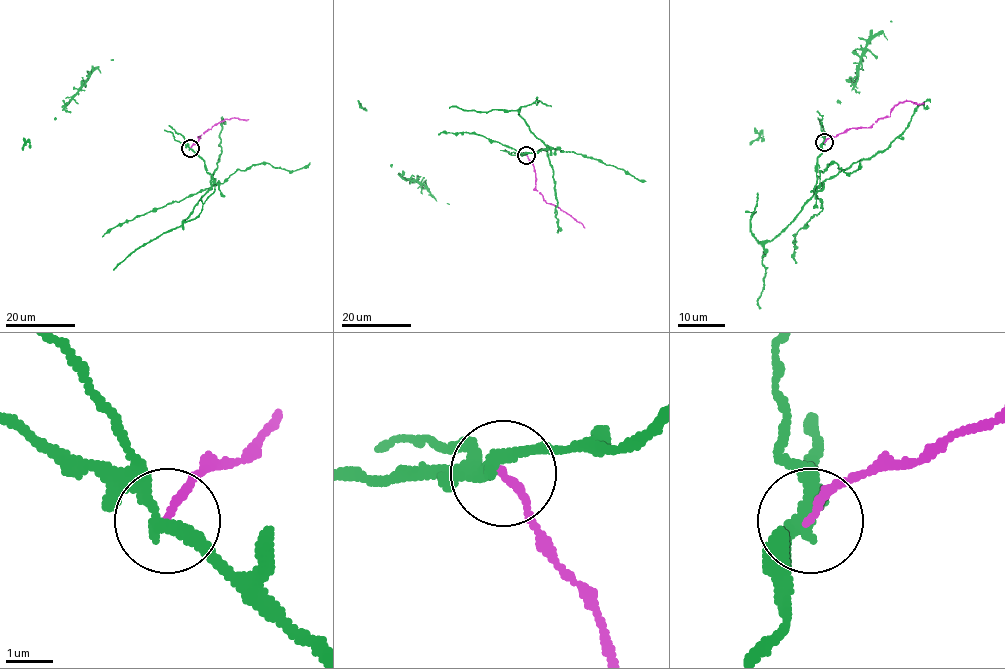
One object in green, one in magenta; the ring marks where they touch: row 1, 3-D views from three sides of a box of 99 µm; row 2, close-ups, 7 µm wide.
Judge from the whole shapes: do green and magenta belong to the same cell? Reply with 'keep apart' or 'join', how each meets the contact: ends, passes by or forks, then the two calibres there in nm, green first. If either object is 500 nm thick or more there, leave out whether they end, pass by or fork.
keep apart; green passes by; magenta ends; calibres 280 and 170 nm

